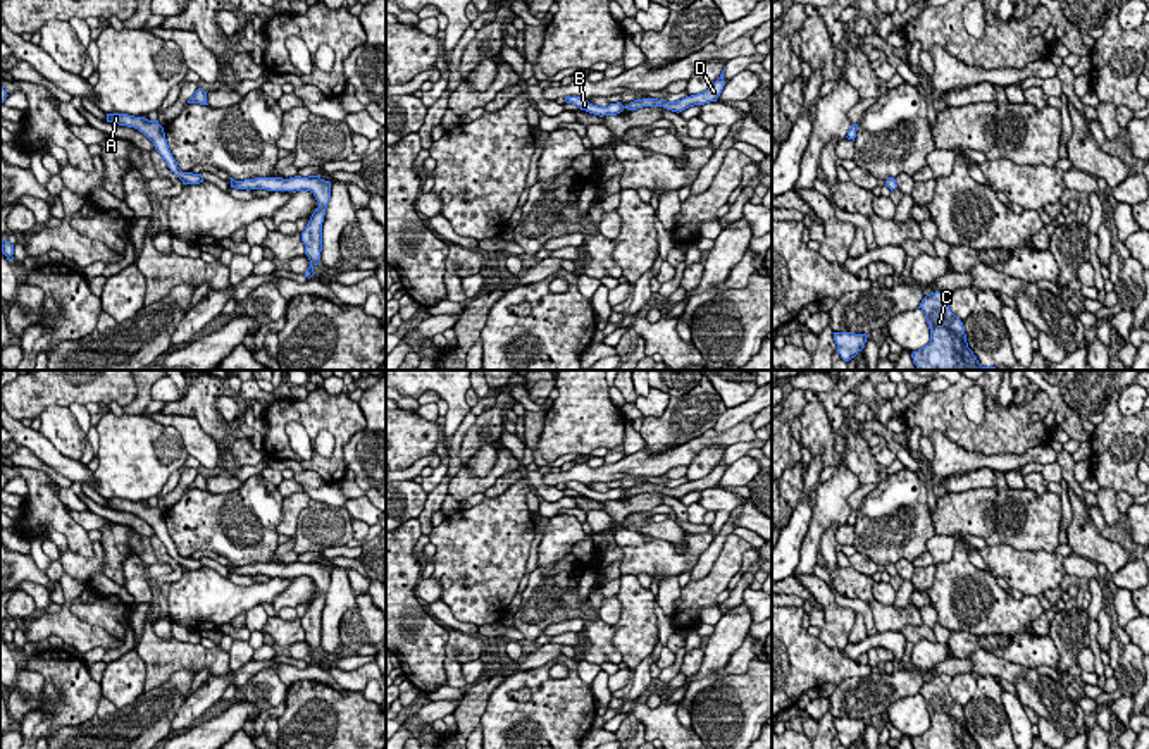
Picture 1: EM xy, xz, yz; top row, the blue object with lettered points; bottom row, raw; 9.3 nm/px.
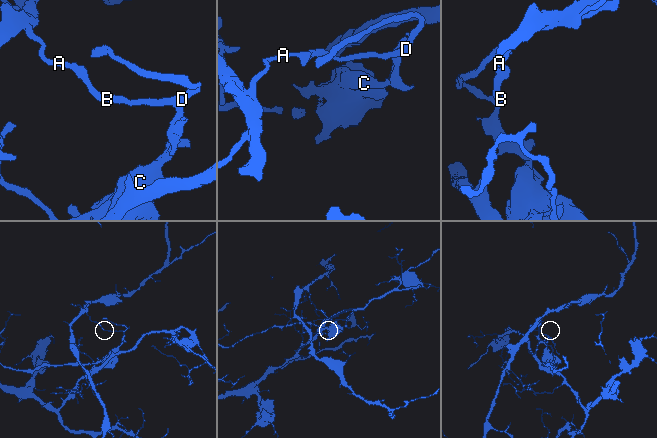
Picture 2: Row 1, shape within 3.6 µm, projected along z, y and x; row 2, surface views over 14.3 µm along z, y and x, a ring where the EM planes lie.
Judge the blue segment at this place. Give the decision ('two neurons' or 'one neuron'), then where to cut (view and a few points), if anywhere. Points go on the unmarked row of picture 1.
two neurons; cut xy (255, 563), (259, 572)

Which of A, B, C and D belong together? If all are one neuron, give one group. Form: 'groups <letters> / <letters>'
groups A B / C D

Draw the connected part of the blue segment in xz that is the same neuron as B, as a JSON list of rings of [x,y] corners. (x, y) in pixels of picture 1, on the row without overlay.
[[[565,482],[565,487],[572,489],[572,491],[577,491],[581,496],[586,496],[586,498],[599,501],[599,503],[603,503],[603,501],[617,501],[624,494],[637,496],[637,494],[644,492],[644,489],[641,486],[634,486],[625,492],[620,487],[610,489],[608,492],[598,492],[598,491],[589,489],[586,484],[581,484],[581,482]]]

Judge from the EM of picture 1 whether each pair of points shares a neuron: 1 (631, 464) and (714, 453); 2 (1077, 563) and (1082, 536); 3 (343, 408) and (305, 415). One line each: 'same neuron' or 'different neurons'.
1: different neurons
2: different neurons
3: same neuron

